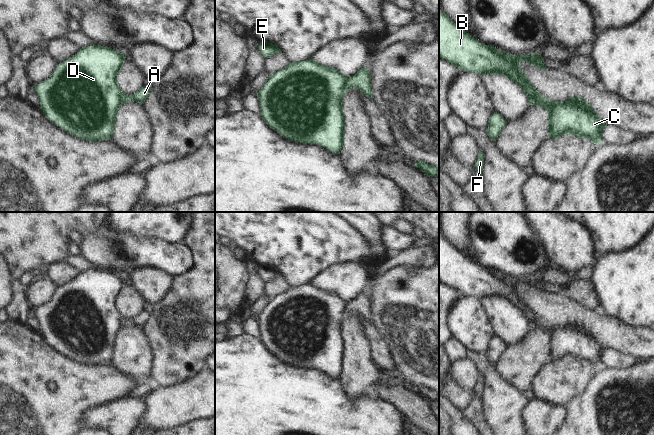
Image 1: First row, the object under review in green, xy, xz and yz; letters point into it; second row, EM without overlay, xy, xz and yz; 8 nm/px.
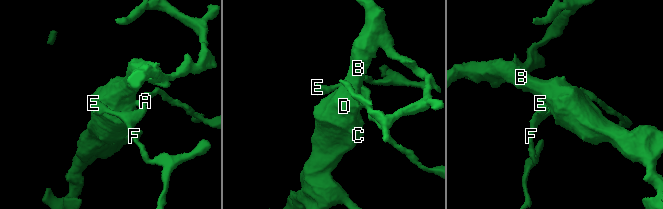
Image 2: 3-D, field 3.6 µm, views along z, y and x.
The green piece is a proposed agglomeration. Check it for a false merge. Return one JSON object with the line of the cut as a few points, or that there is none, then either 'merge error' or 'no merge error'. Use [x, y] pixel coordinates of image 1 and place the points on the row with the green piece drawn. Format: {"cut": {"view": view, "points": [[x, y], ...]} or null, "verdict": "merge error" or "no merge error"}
{"cut": {"view": "xz", "points": [[348, 78], [345, 84], [345, 91]]}, "verdict": "merge error"}

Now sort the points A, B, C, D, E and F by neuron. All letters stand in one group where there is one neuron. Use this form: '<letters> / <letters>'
A E F / B C D

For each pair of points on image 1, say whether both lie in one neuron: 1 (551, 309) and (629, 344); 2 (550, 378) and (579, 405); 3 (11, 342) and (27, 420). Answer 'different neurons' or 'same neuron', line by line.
1: same neuron
2: different neurons
3: same neuron

